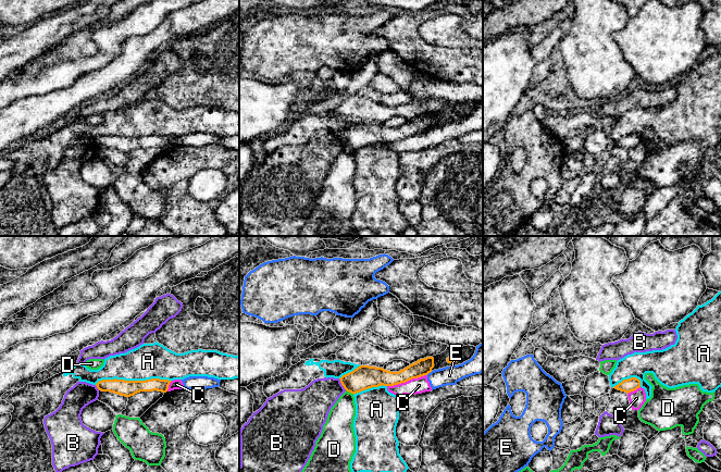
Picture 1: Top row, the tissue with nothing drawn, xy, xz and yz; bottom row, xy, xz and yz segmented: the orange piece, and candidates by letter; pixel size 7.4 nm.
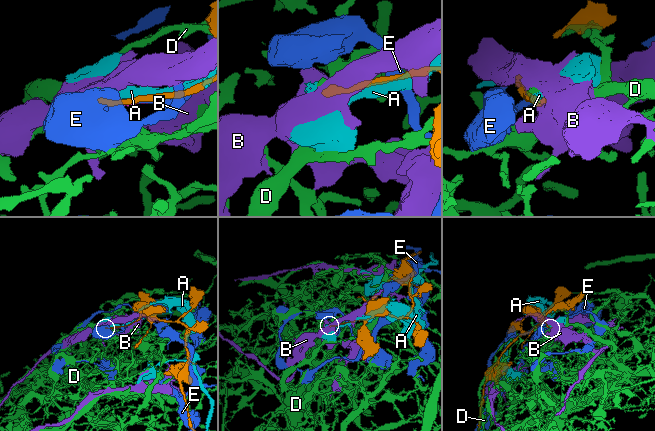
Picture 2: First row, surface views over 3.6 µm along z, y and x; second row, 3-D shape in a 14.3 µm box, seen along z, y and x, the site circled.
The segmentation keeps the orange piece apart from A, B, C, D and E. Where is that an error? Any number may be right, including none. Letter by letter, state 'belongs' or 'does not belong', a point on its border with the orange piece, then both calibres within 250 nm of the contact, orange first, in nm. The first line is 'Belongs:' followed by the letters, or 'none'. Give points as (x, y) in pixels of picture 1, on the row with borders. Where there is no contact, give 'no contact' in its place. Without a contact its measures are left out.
Belongs: none
A: does not belong; contact xy (133, 381); calibres 120 and 260 nm
B: does not belong; contact xz (342, 384); calibres 180 and 260 nm
C: does not belong; contact xz (407, 381); calibres 150 and 120 nm
D: does not belong; contact xz (350, 392); calibres 180 and 200 nm
E: does not belong; contact xz (429, 372); calibres 120 and 140 nm

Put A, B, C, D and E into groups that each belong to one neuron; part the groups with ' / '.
A / B / C E / D

